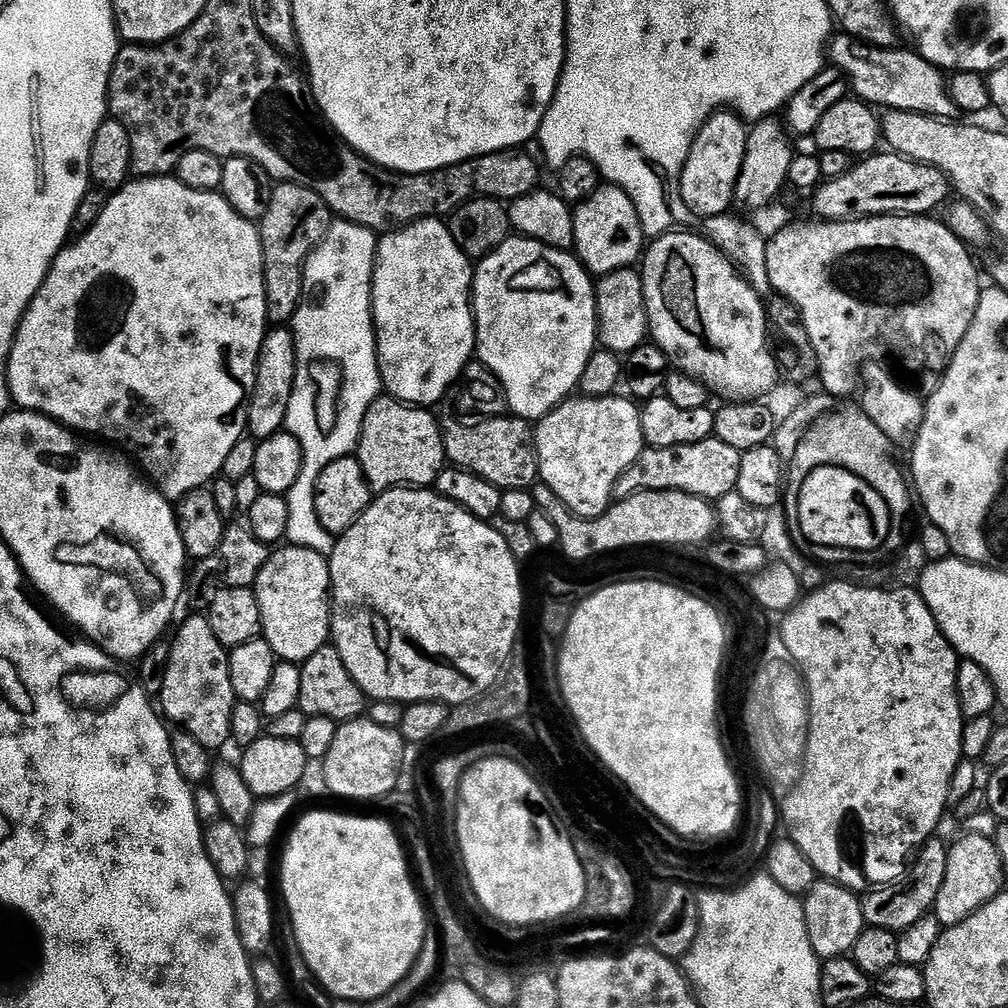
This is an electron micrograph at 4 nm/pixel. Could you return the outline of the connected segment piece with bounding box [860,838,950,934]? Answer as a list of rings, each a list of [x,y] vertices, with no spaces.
[[[929,838],[924,841],[903,879],[899,882],[873,887],[861,899],[860,905],[867,927],[902,934],[914,922],[929,915],[935,909],[938,890],[942,890],[942,882],[946,878],[946,862],[950,858],[947,846],[936,839]]]

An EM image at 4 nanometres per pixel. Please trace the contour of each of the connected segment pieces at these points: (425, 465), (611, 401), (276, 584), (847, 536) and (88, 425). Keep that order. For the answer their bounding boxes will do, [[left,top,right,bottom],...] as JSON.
[[355,398,446,493],[535,394,644,520],[254,546,332,662],[794,468,894,554],[8,174,270,502]]

